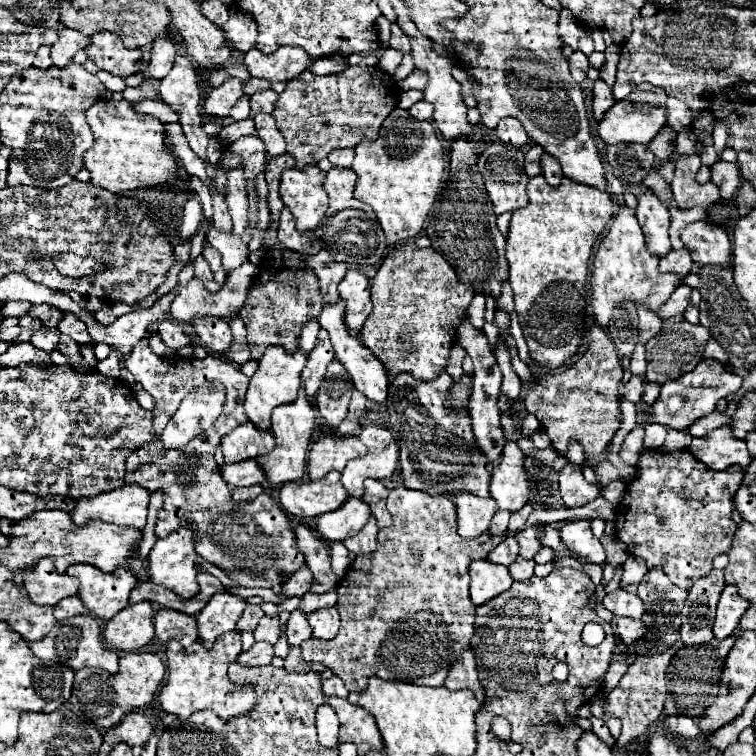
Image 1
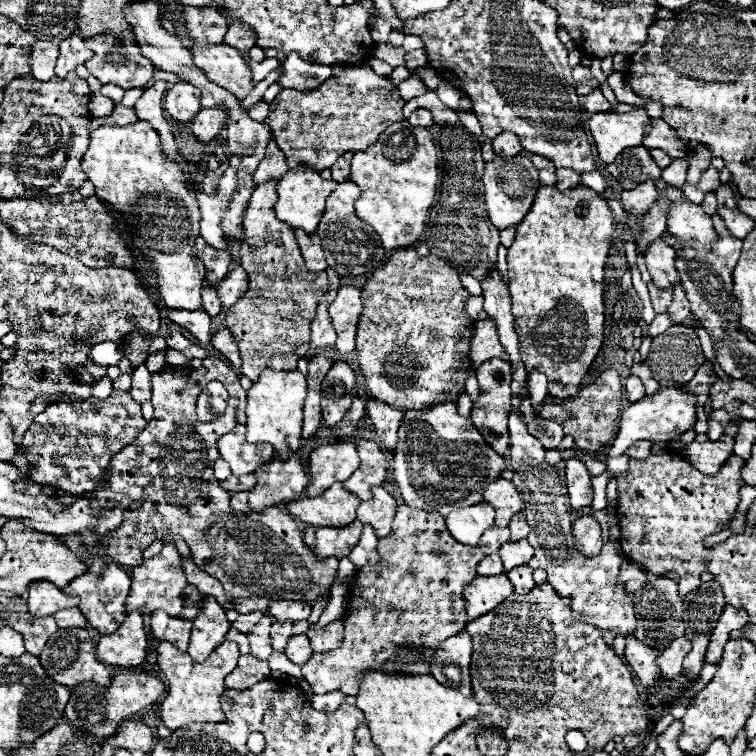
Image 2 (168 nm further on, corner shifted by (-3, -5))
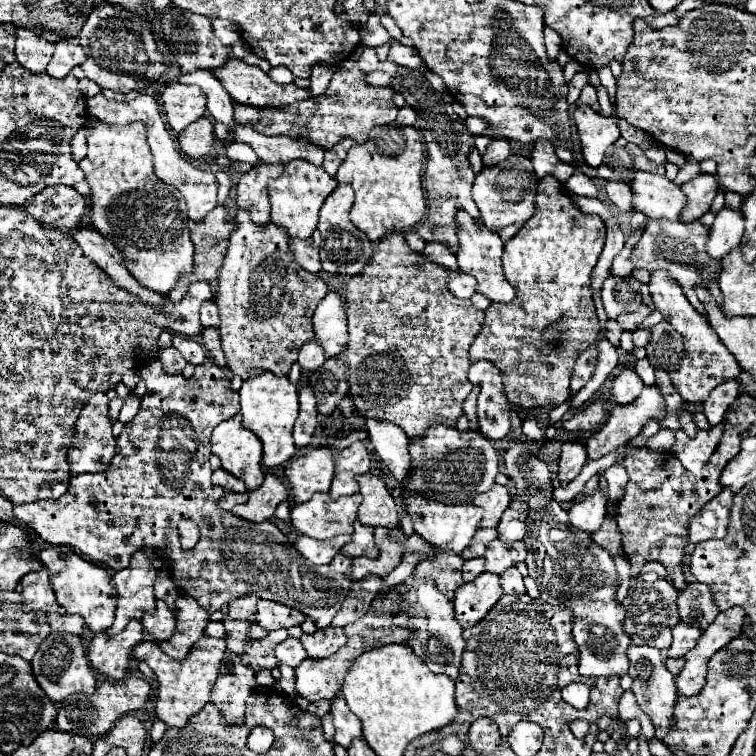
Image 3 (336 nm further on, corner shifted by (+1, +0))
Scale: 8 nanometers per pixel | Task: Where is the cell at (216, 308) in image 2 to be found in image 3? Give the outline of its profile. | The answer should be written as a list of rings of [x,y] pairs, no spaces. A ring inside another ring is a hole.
[[[212,300],[202,304],[202,308],[200,308],[200,320],[202,320],[202,326],[220,326],[218,306]]]

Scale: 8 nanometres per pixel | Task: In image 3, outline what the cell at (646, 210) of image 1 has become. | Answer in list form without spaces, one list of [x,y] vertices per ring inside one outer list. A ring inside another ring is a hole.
[[[654,270],[650,274],[648,288],[650,288],[656,310],[660,310],[664,314],[664,318],[684,336],[686,356],[682,358],[680,366],[674,372],[670,372],[672,384],[678,388],[678,392],[682,394],[682,398],[686,402],[702,402],[708,398],[708,394],[720,382],[736,378],[740,372],[740,366],[738,366],[736,358],[732,358],[732,354],[728,354],[728,348],[720,342],[720,338],[716,338],[716,332],[712,330],[712,326],[708,326],[706,318],[700,316],[692,308],[692,304],[684,296],[680,284],[670,274],[664,274],[664,270]]]

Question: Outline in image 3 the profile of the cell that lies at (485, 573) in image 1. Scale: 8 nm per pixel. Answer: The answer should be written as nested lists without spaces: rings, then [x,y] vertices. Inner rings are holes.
[[[482,572],[472,582],[466,582],[456,590],[454,596],[454,610],[456,620],[462,624],[462,628],[470,628],[476,622],[480,622],[488,610],[502,598],[500,590],[500,578],[492,572]]]

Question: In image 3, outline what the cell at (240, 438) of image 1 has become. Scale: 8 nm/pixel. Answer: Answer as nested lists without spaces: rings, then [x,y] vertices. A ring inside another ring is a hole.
[[[240,414],[220,422],[212,430],[212,454],[222,462],[222,468],[246,482],[248,490],[254,490],[264,482],[262,468],[262,442],[242,426]]]

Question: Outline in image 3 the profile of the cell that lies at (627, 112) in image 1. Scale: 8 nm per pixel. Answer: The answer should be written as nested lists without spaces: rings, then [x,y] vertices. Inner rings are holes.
[[[580,106],[574,110],[578,136],[582,142],[584,162],[590,166],[600,166],[604,152],[620,138],[620,128],[614,116],[602,116],[590,106]]]

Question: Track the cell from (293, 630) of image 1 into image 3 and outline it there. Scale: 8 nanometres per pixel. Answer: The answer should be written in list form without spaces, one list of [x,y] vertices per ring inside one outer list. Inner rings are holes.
[[[286,638],[284,642],[280,642],[280,644],[276,646],[274,654],[276,654],[278,662],[288,664],[288,666],[292,666],[292,668],[300,666],[300,662],[306,658],[304,646],[302,646],[302,642],[300,642],[298,638]]]

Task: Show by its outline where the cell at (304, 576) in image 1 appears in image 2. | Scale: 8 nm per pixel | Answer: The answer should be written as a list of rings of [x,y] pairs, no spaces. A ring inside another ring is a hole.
[[[270,601],[268,603],[268,613],[280,621],[280,623],[286,623],[286,621],[302,621],[302,619],[308,619],[310,617],[310,609],[308,603],[296,603],[296,601]]]

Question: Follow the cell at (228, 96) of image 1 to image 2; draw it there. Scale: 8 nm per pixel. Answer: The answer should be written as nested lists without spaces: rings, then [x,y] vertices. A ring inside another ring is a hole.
[[[202,109],[192,123],[192,135],[200,143],[210,143],[220,135],[222,129],[224,129],[224,111],[216,109]]]

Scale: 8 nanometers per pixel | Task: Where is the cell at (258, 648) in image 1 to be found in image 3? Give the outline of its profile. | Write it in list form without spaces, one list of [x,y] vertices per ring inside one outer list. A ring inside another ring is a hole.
[[[226,652],[218,680],[212,688],[210,702],[214,702],[222,712],[228,724],[240,722],[244,716],[246,698],[256,688],[252,666],[242,664],[242,658],[234,652]]]

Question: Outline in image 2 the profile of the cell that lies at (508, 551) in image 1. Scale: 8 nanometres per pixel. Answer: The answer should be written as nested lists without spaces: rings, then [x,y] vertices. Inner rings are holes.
[[[490,555],[490,557],[484,557],[480,563],[478,563],[478,569],[476,569],[478,575],[500,575],[502,573],[502,563],[500,563],[500,555]]]

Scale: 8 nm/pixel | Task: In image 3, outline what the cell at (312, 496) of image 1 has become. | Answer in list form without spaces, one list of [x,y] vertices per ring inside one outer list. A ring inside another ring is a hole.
[[[328,492],[314,494],[308,502],[290,508],[292,526],[312,538],[326,540],[338,534],[352,534],[352,524],[362,498],[360,494],[332,500]]]

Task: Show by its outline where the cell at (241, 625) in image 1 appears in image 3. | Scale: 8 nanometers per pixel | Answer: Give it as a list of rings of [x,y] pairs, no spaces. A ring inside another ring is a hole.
[[[248,594],[248,596],[242,596],[242,598],[236,598],[230,602],[230,610],[228,614],[232,618],[238,618],[238,620],[254,620],[254,614],[256,614],[256,594]]]

